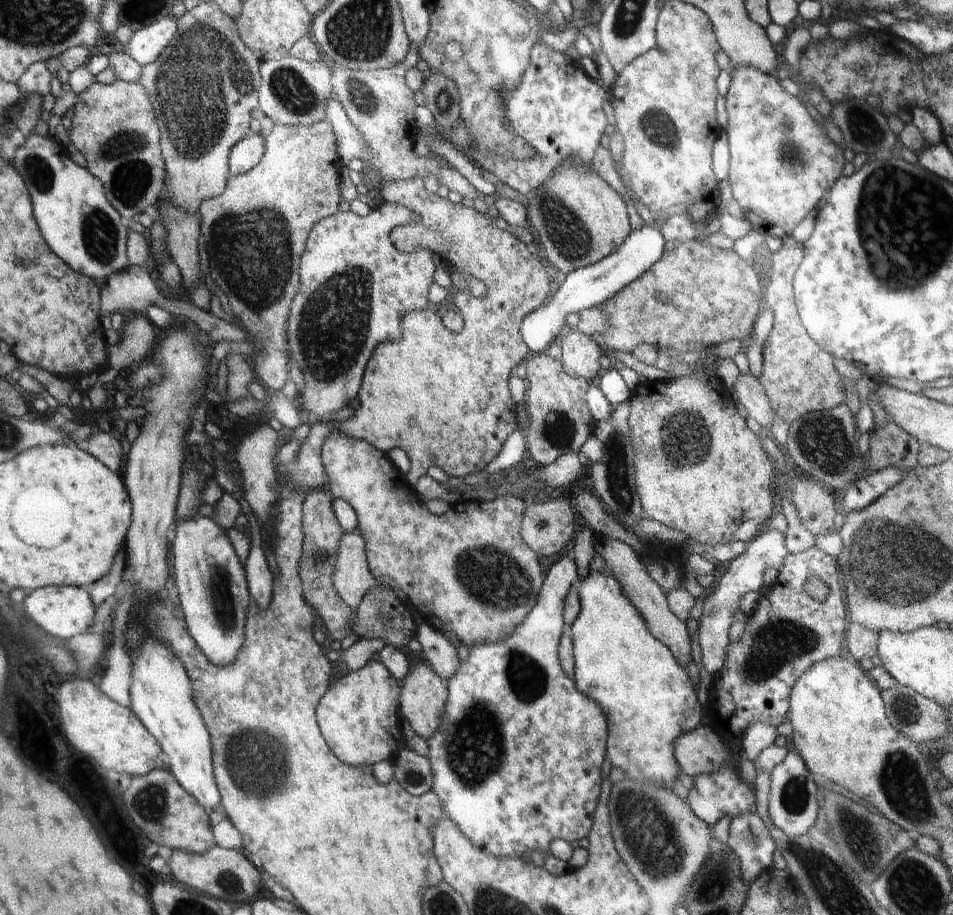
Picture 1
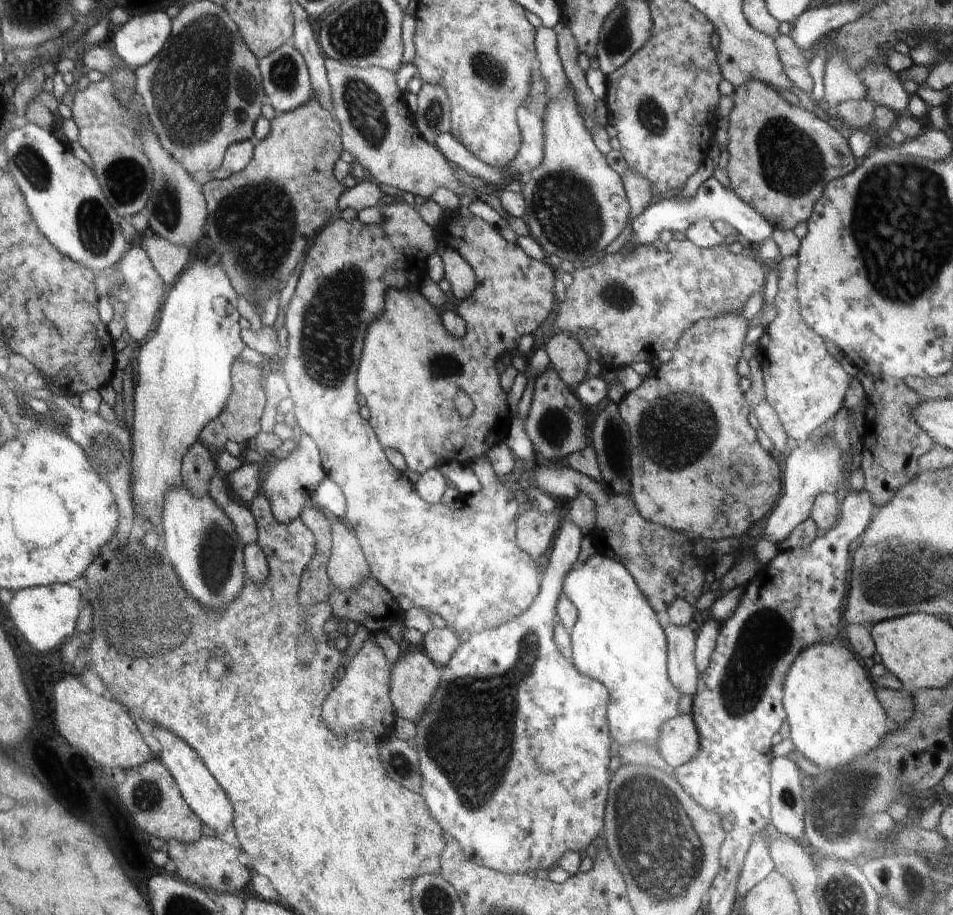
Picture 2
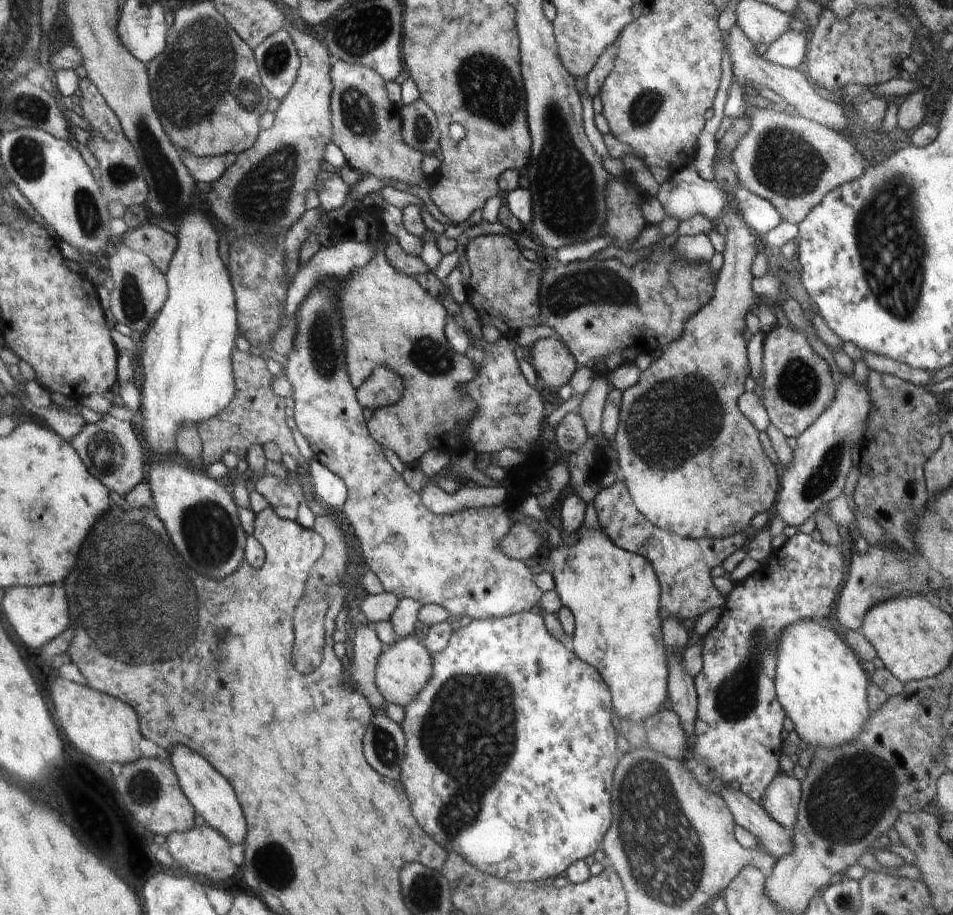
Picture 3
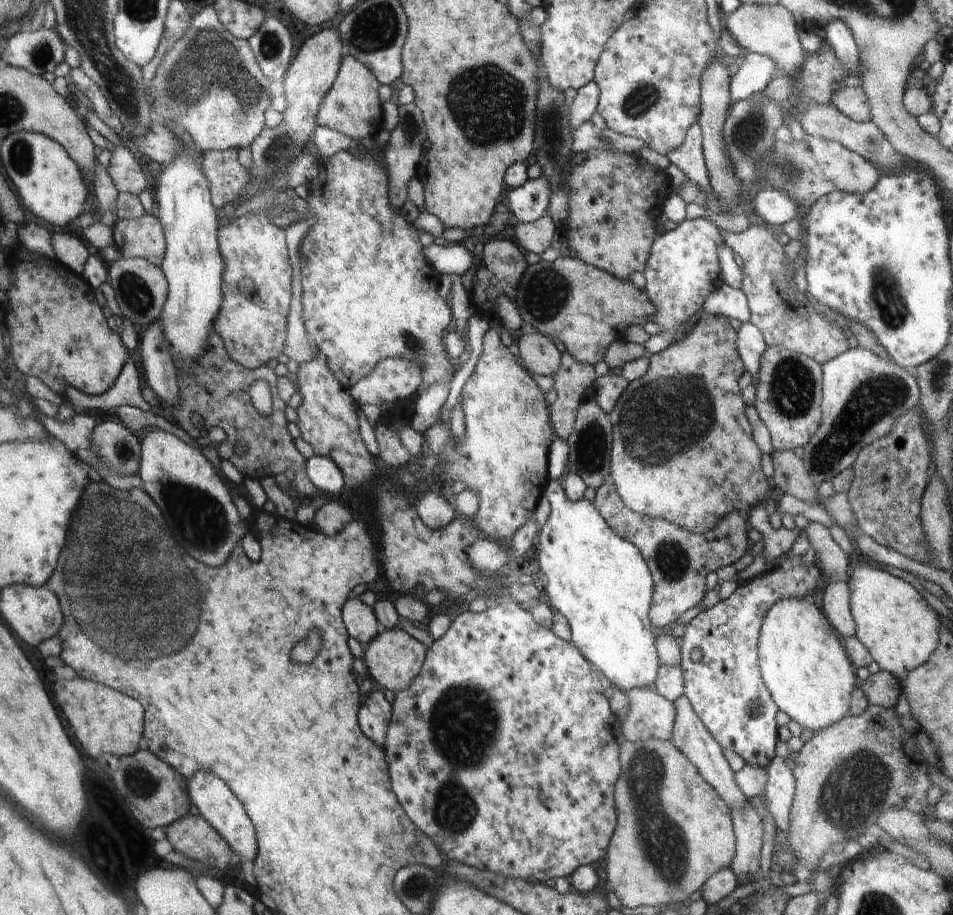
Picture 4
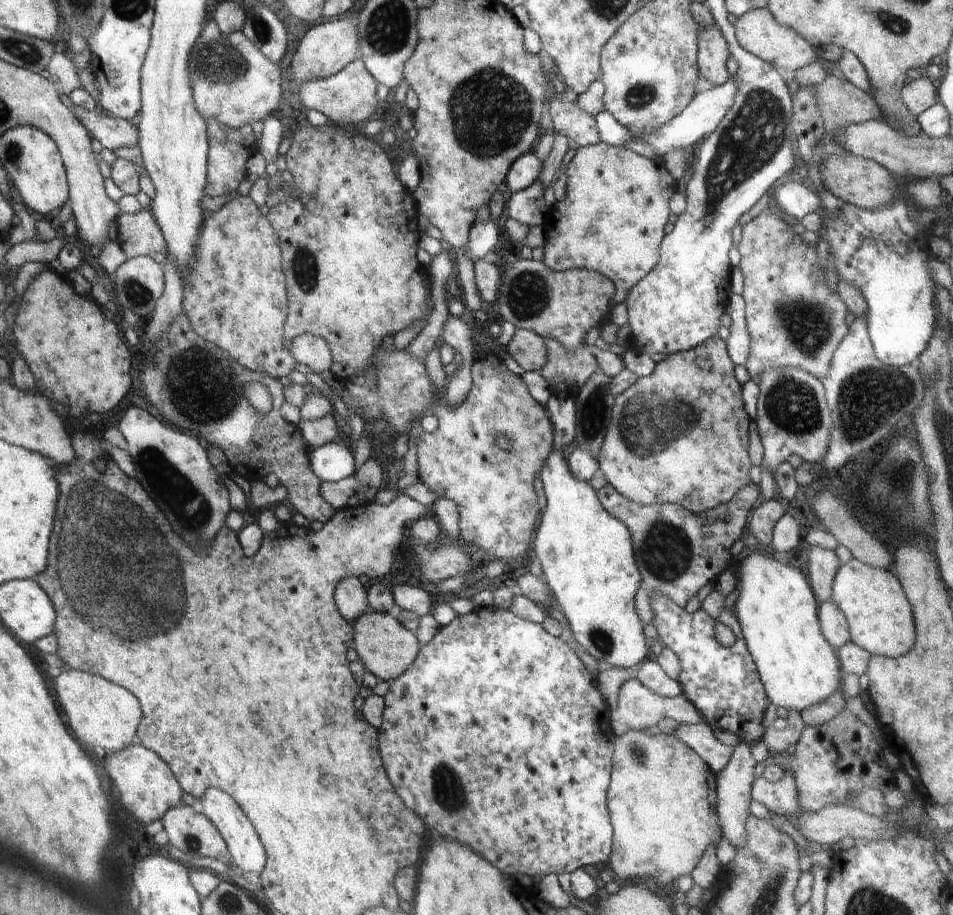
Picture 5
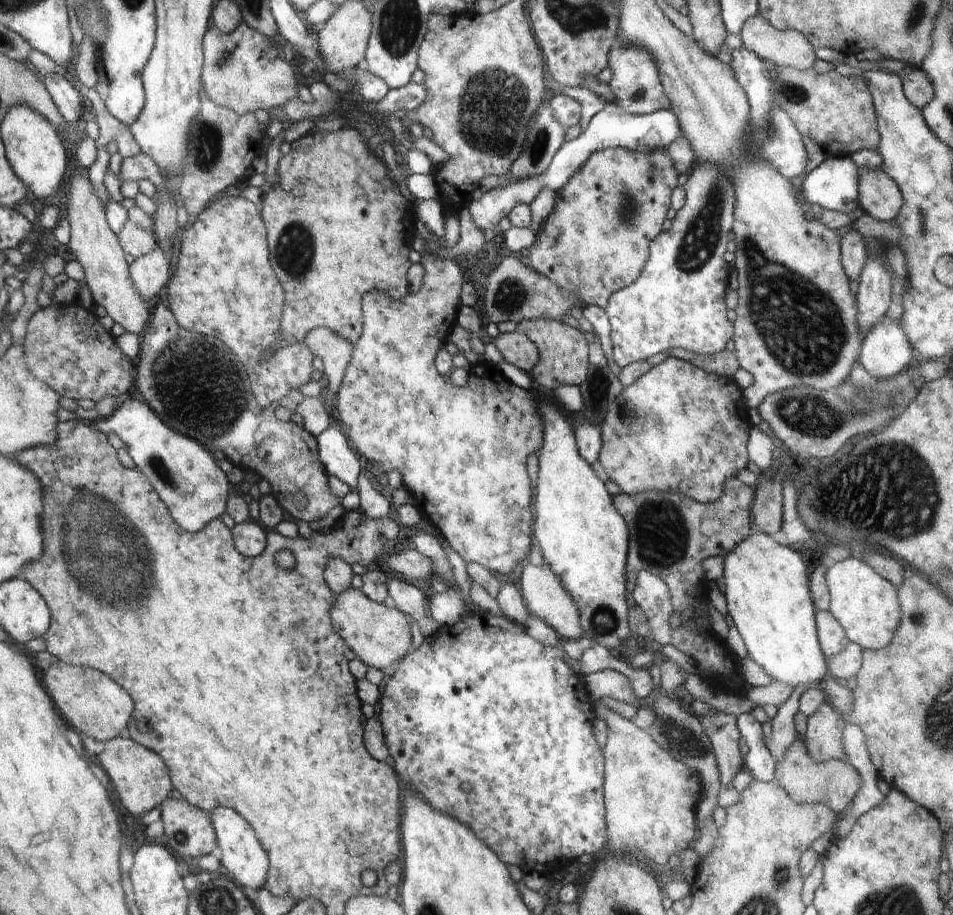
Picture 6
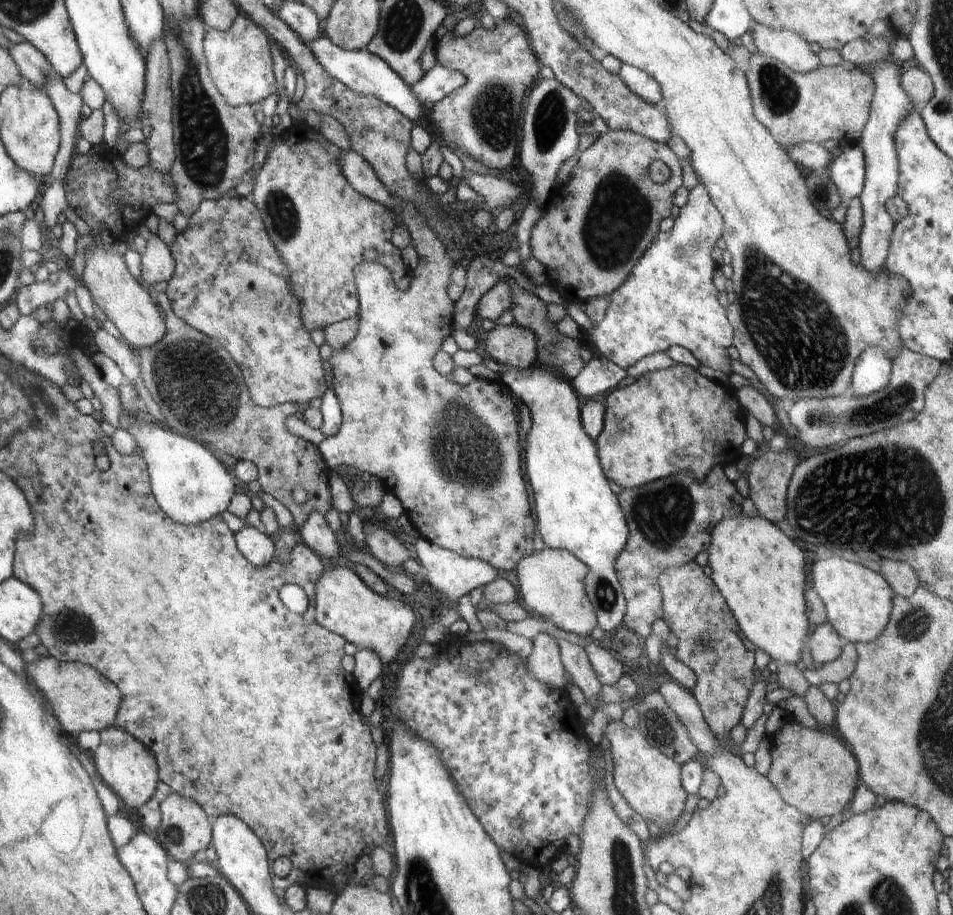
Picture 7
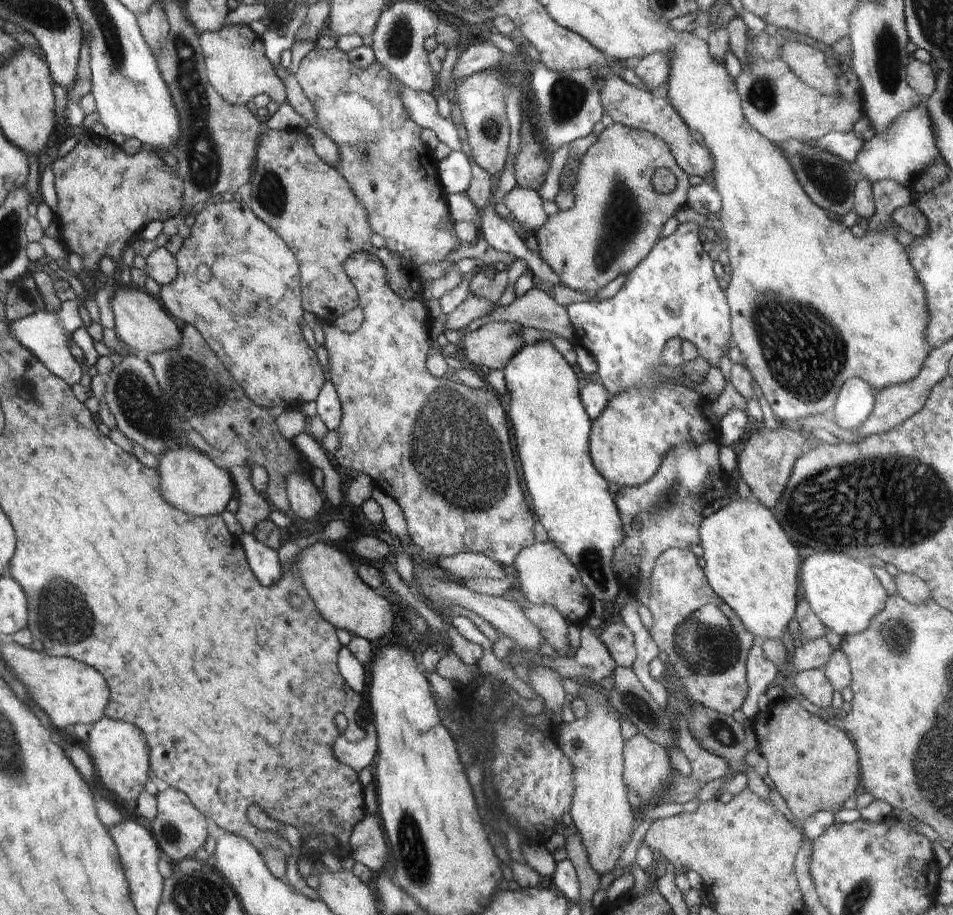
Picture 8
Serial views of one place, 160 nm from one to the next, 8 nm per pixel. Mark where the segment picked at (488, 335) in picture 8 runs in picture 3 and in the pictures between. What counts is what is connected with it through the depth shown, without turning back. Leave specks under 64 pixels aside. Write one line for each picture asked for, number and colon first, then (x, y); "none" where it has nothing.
3: (554, 364)
4: (538, 355)
5: (527, 348)
6: (516, 348)
7: (513, 345)

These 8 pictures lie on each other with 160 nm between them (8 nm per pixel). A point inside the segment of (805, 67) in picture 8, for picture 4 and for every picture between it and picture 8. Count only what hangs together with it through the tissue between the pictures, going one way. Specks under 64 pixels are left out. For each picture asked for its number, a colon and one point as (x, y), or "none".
4: (771, 30)
5: (757, 32)
6: (790, 48)
7: (787, 46)

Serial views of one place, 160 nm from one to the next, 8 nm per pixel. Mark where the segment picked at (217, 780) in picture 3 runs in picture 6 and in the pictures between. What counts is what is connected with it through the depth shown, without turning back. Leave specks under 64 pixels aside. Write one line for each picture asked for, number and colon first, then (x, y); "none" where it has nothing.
4: (215, 801)
5: (247, 851)
6: (242, 857)

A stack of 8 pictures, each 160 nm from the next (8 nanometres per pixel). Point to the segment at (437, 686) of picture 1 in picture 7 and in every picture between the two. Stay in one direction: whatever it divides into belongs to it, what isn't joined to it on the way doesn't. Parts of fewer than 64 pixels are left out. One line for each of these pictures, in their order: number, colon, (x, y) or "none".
2: (415, 679)
3: (404, 668)
4: (393, 659)
5: (386, 647)
6: (380, 636)
7: (344, 605)

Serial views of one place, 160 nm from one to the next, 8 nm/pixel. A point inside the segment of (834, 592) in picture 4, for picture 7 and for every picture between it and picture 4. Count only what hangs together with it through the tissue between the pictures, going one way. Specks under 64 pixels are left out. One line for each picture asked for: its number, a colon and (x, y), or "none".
5: (833, 626)
6: (832, 638)
7: (825, 643)

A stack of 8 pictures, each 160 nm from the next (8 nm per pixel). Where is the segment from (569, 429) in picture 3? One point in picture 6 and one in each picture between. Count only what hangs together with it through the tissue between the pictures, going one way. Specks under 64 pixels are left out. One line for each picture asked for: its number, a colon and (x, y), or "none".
4: (573, 379)
5: (565, 370)
6: (564, 354)

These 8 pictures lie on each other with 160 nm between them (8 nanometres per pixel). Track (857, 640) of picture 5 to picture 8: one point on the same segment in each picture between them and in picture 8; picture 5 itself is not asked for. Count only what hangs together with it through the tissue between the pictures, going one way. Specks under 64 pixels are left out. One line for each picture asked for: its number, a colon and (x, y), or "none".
6: (867, 606)
7: (858, 601)
8: (844, 593)

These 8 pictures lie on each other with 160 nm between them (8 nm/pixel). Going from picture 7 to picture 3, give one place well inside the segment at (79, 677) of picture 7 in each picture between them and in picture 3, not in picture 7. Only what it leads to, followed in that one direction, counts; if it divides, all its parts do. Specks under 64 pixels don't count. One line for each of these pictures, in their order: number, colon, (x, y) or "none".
3: (103, 727)
4: (104, 720)
5: (102, 714)
6: (95, 705)

